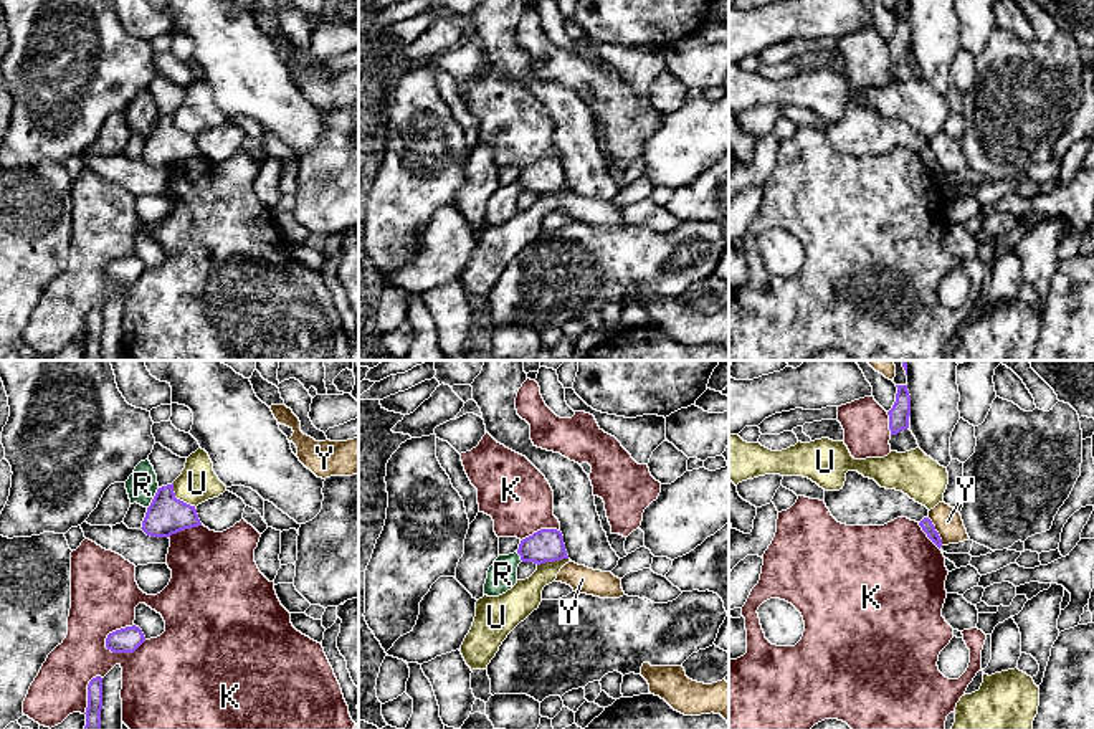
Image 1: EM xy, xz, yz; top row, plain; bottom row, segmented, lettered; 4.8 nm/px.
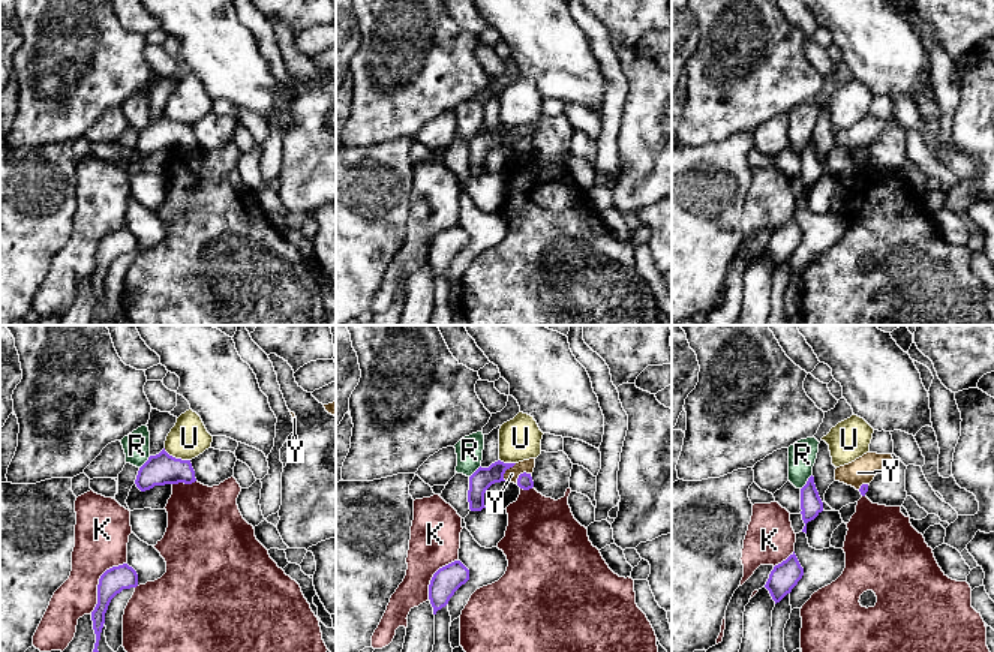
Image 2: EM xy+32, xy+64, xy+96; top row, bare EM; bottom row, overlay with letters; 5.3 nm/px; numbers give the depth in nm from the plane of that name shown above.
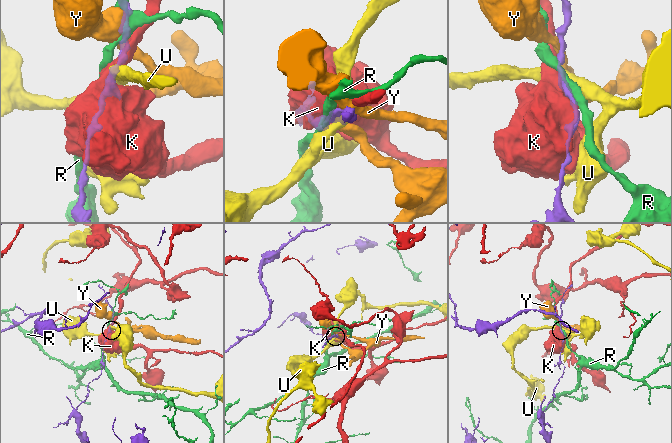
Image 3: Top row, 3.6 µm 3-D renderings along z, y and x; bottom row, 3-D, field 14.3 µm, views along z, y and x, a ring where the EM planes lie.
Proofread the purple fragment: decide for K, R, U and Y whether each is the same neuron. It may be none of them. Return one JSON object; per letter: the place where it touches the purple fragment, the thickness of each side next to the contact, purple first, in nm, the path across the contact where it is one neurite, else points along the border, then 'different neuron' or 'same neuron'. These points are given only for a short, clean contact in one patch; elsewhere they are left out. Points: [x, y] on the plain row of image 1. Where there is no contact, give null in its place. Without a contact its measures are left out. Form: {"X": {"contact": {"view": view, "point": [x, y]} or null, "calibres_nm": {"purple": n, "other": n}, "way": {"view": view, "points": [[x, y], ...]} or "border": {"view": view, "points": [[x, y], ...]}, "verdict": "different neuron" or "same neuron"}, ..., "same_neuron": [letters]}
{"K": {"contact": {"view": "xy", "point": [124, 281]}, "calibres_nm": {"purple": 130, "other": 420}, "verdict": "different neuron"}, "R": {"contact": {"view": "xy", "point": [154, 128]}, "calibres_nm": {"purple": 190, "other": 150}, "verdict": "different neuron"}, "U": {"contact": {"view": "xy", "point": [179, 129]}, "calibres_nm": {"purple": 190, "other": 190}, "border": {"view": "xy", "points": [[172, 113], [174, 124], [195, 136]]}, "verdict": "different neuron"}, "Y": {"contact": {"view": "yz", "point": [936, 161]}, "calibres_nm": {"purple": 60, "other": 140}, "verdict": "different neuron"}, "same_neuron": []}

